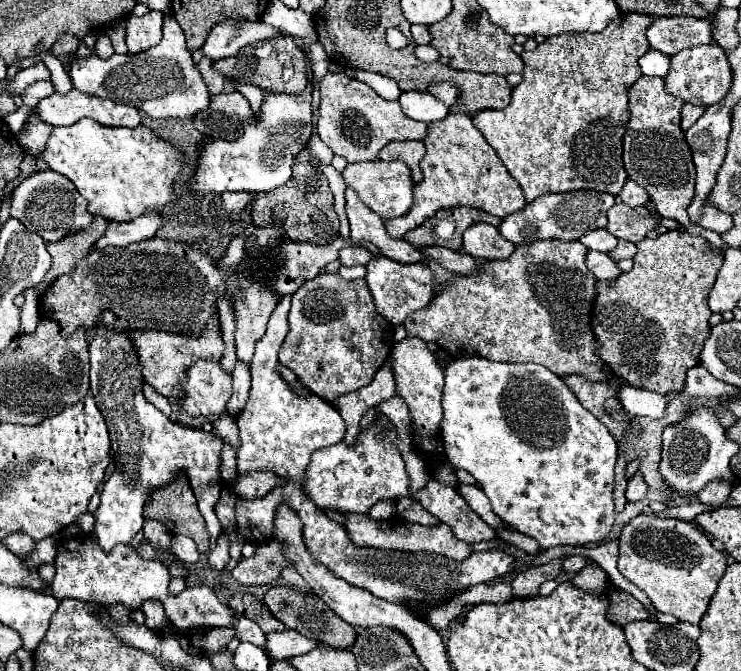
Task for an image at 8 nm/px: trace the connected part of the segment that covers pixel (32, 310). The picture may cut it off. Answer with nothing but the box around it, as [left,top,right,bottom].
[20,288,38,334]

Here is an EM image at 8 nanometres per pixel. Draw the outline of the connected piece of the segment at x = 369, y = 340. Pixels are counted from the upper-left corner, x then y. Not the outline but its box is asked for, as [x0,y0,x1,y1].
[278,272,392,402]

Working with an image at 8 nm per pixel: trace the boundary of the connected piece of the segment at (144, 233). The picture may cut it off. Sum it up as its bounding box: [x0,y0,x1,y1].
[96,212,162,250]

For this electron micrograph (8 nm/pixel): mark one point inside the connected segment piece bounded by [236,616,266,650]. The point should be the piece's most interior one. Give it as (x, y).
(247, 631)

